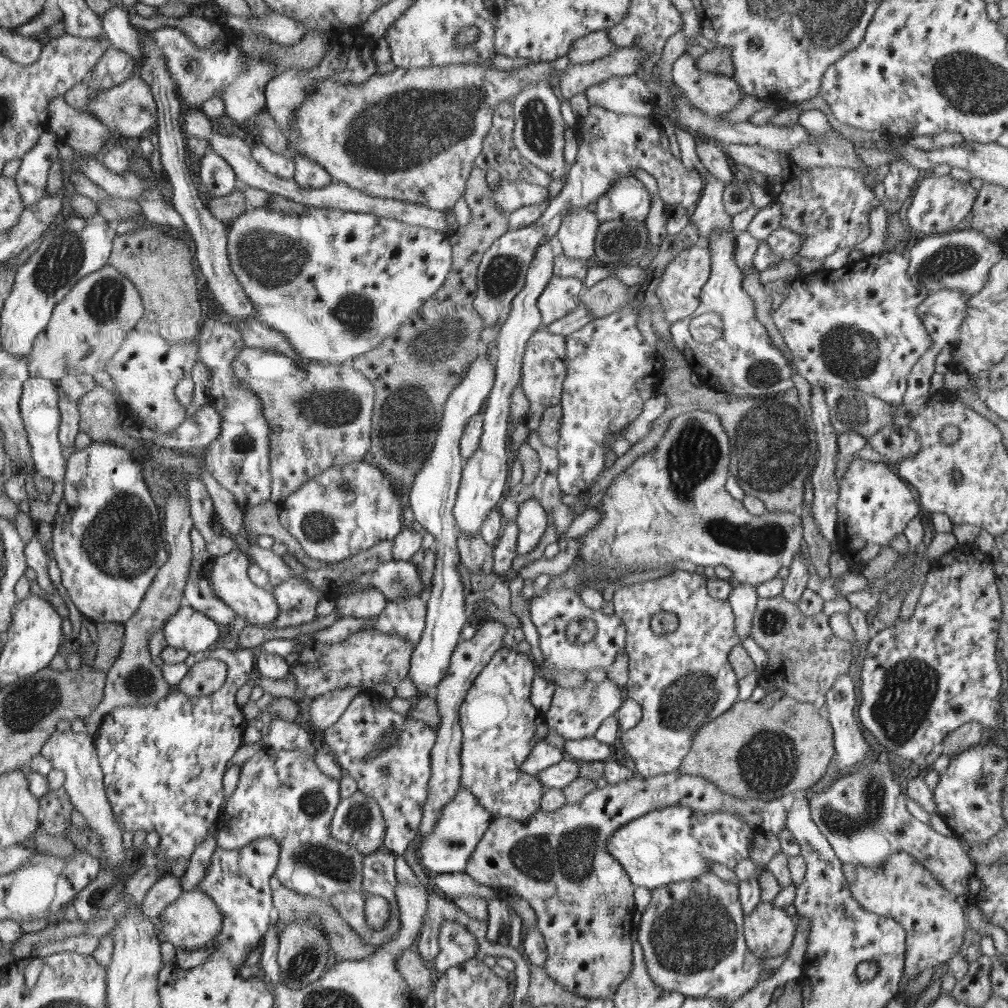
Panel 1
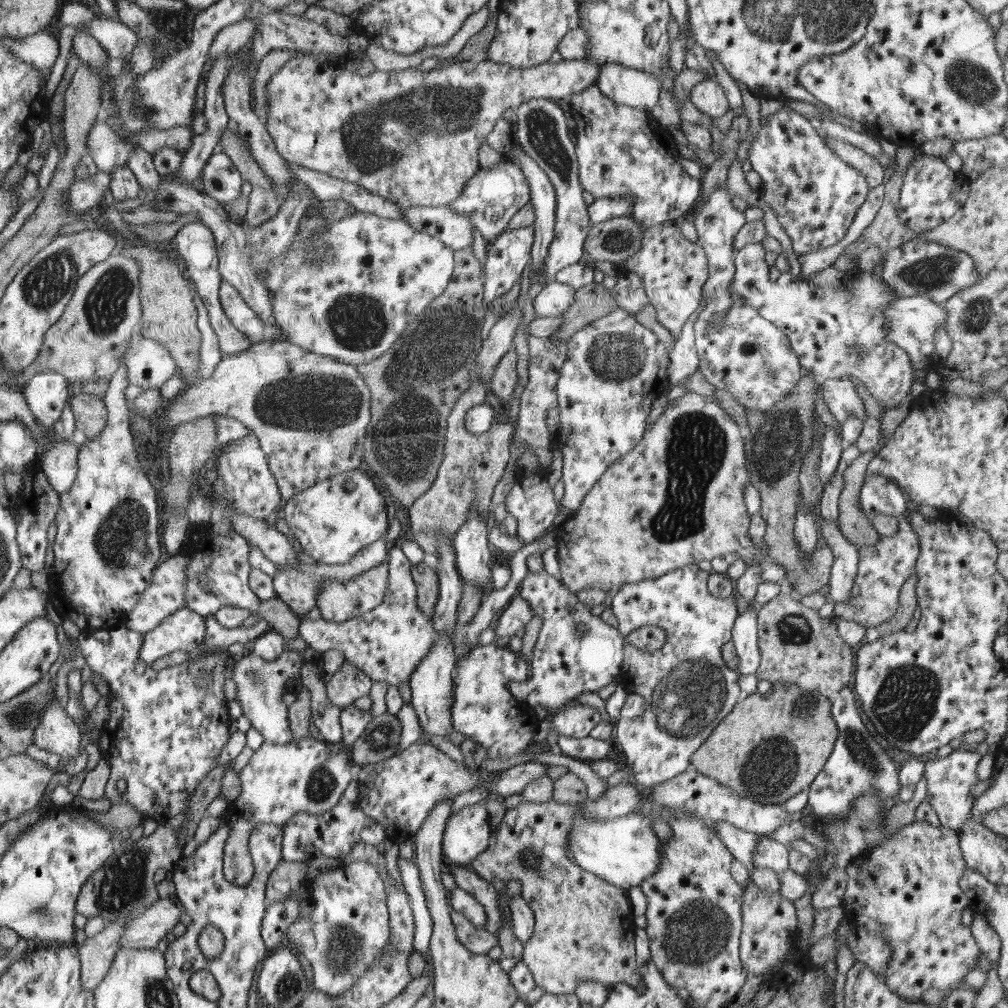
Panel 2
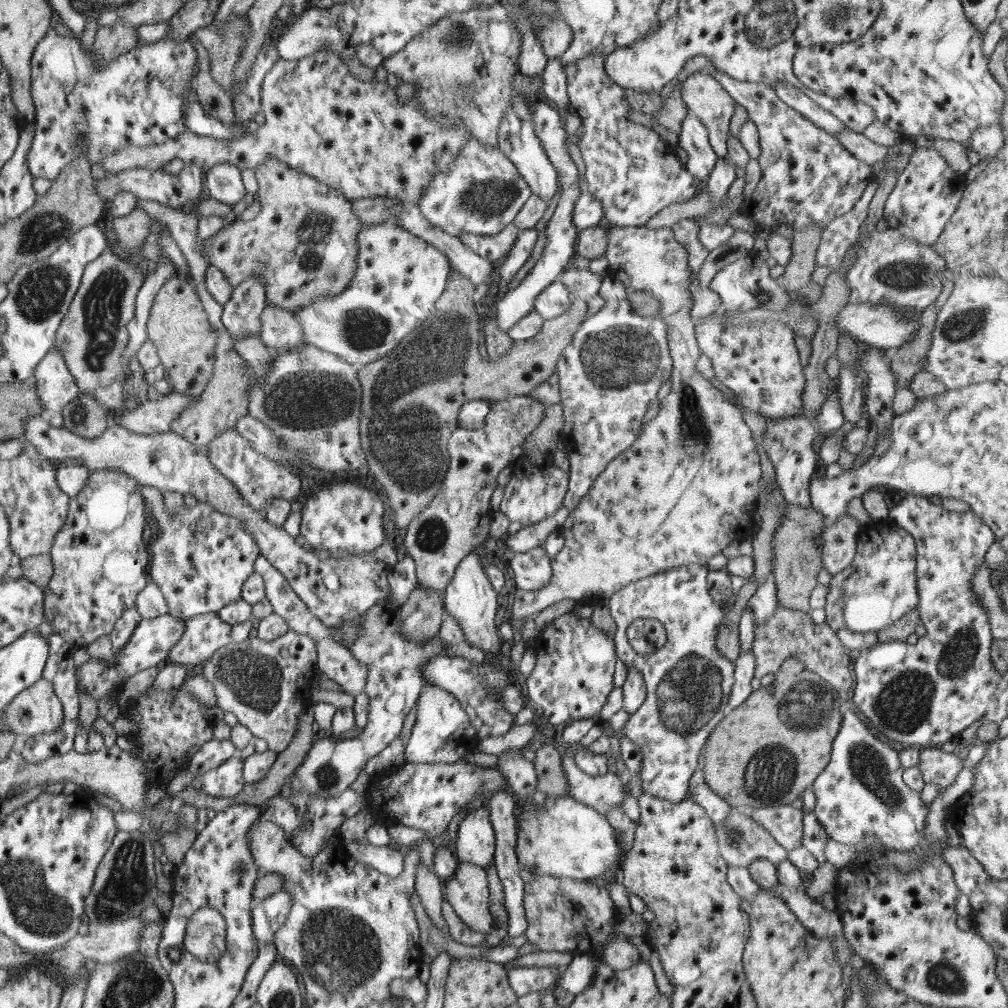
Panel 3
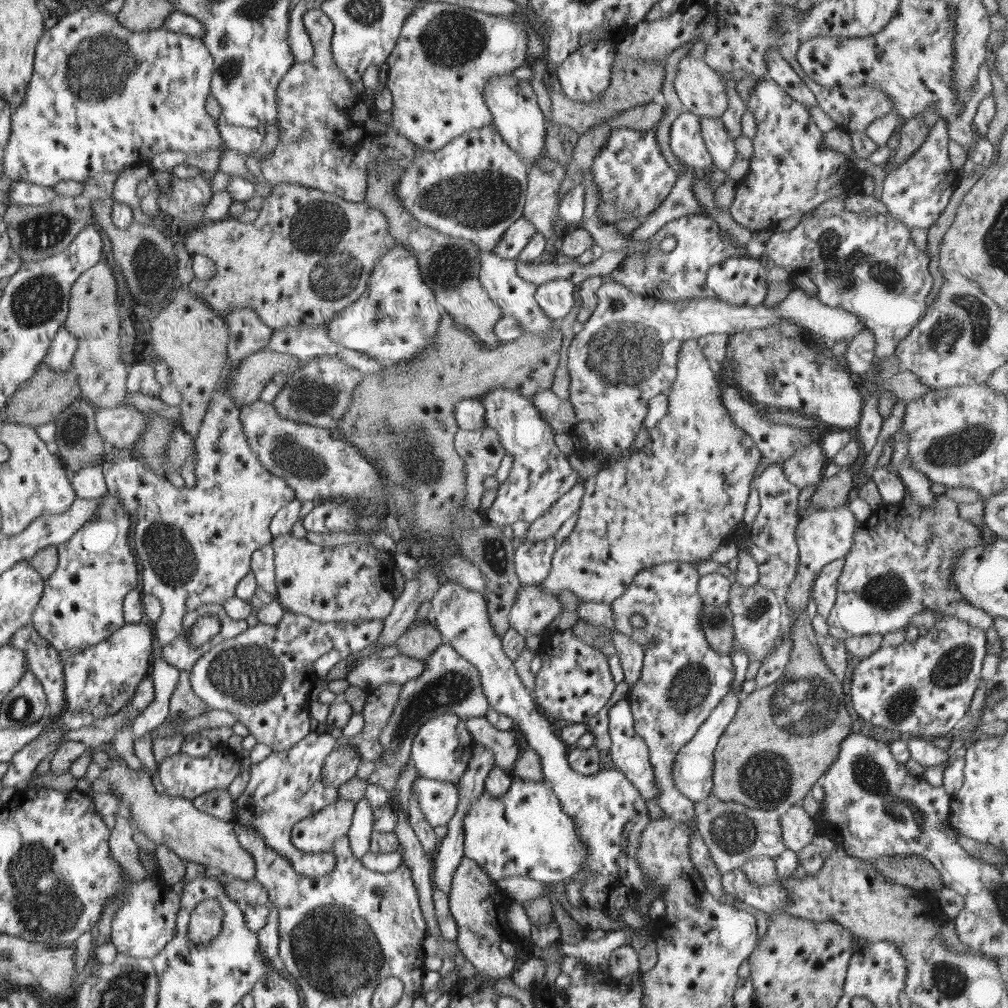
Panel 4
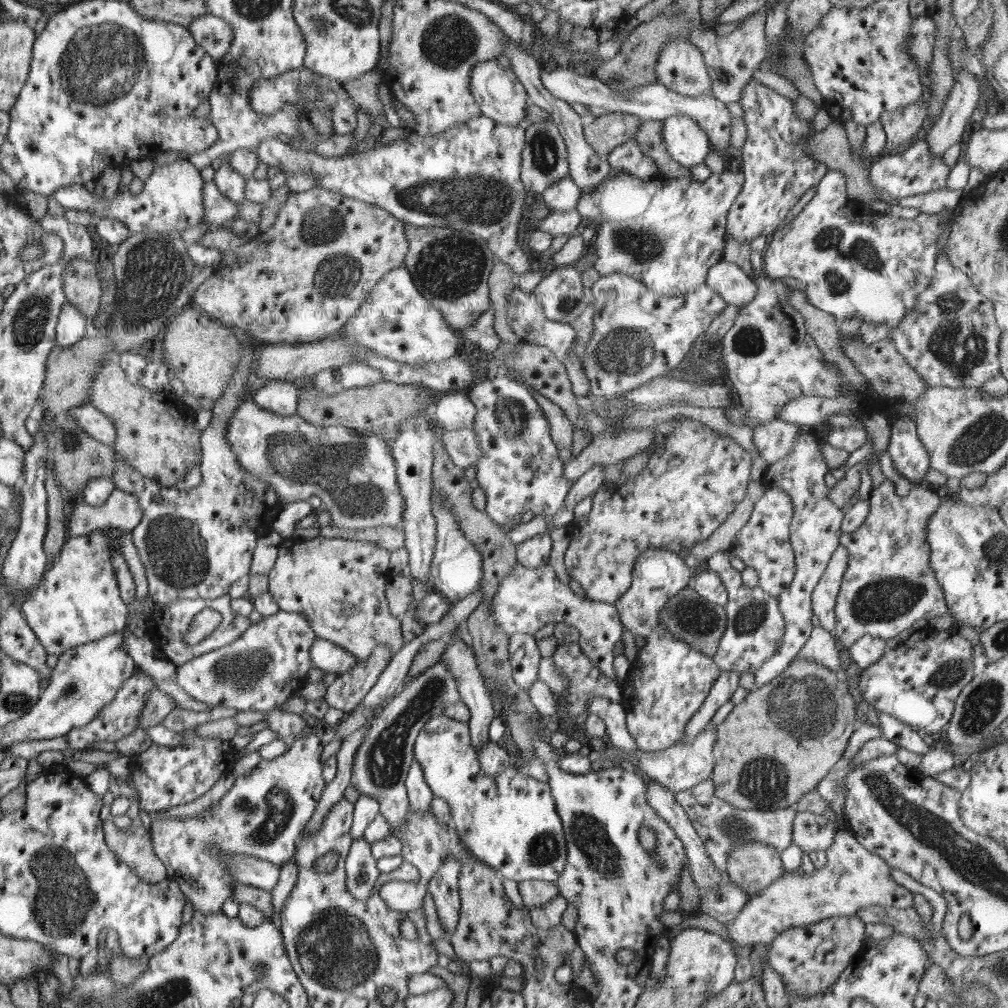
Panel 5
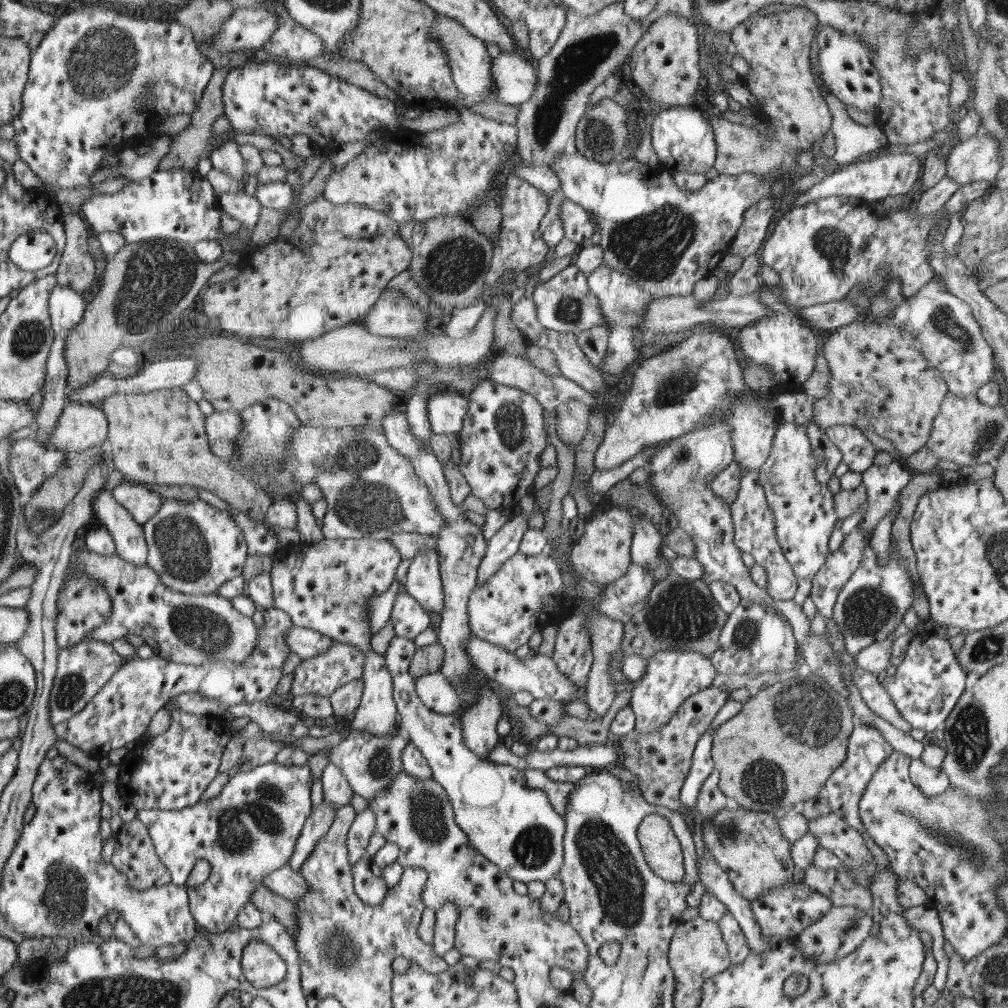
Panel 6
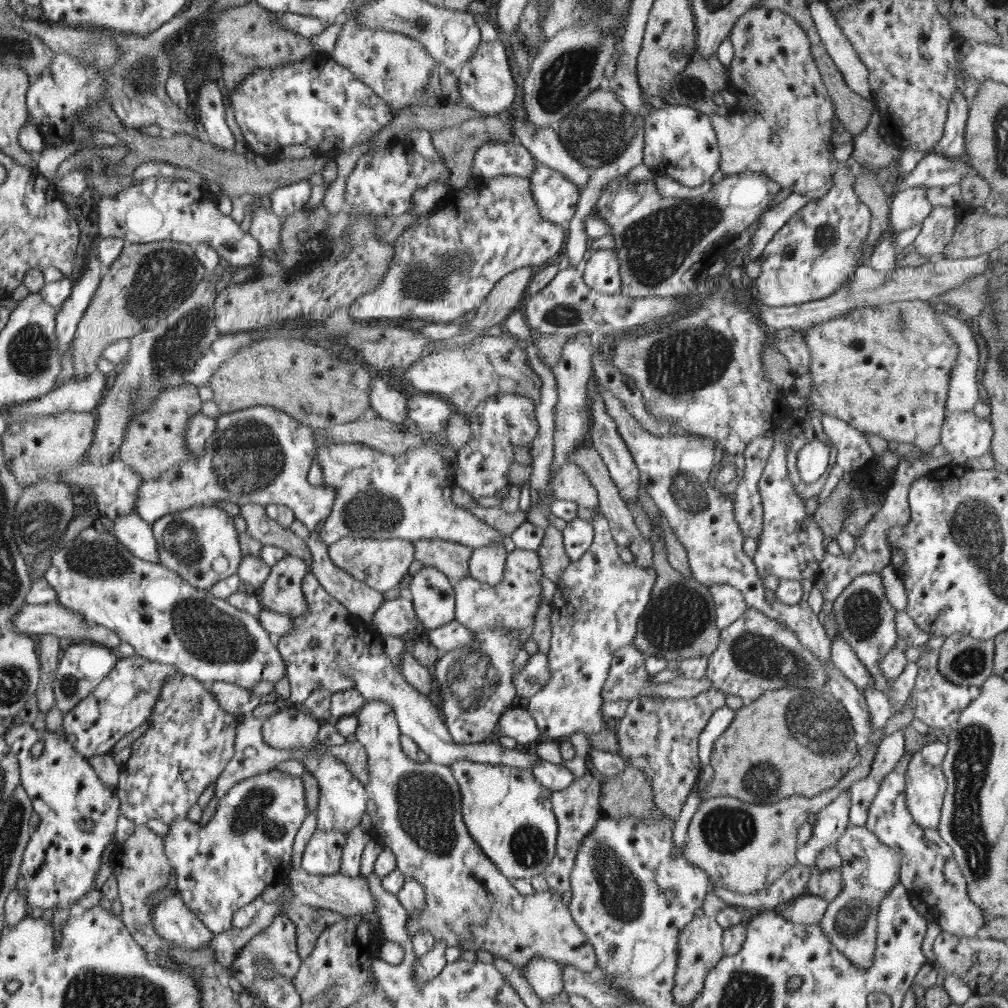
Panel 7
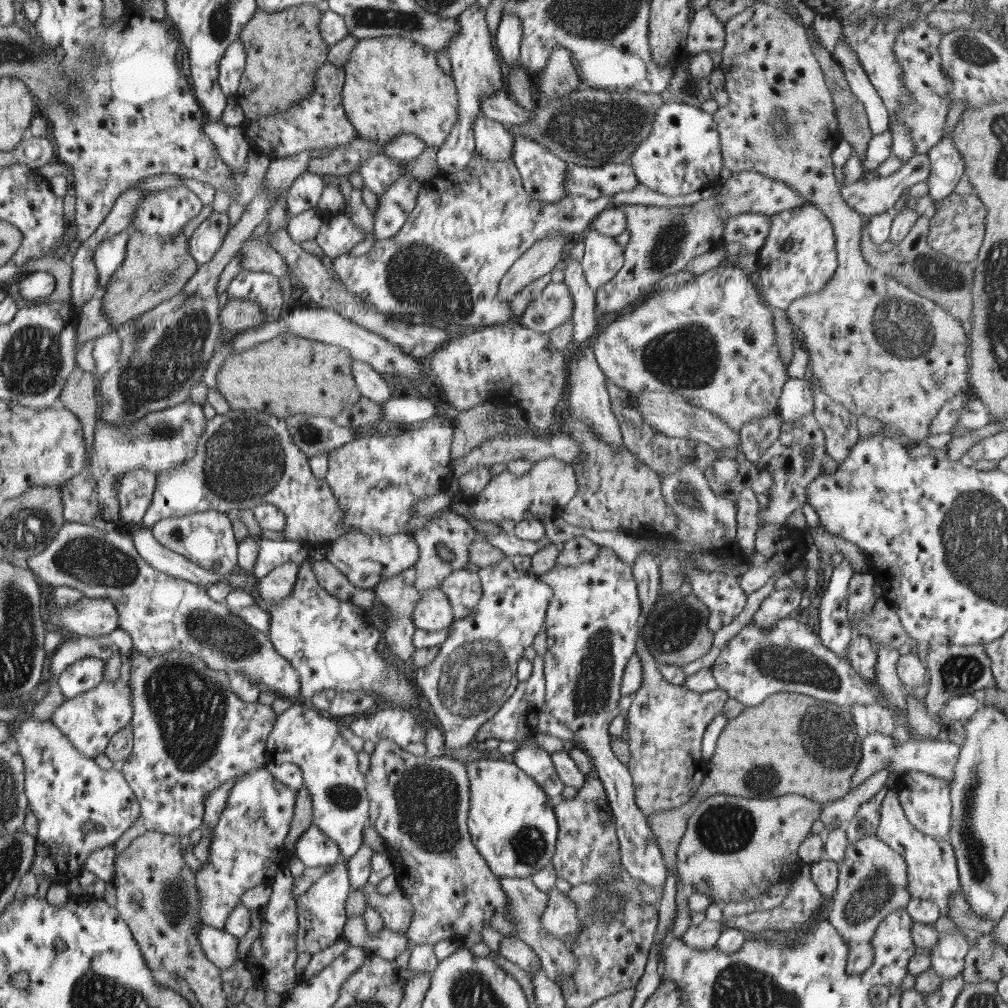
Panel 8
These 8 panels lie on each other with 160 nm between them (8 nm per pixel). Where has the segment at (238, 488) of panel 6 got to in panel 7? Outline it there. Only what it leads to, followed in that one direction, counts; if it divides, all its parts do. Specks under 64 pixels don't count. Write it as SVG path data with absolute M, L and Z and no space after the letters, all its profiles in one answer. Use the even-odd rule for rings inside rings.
M182 385L160 392L160 398L149 409L135 414L129 422L125 440L127 444L120 445L117 452L119 458L144 480L158 478L164 472L175 468L183 462L192 462L193 456L187 447L187 428L189 421L202 412L203 400L199 388L194 385ZM248 503L240 505L241 515L247 524L247 533L252 539L263 545L272 545L284 548L288 554L303 558L311 570L311 552L309 546L303 542L289 527L273 521L268 515L264 505Z

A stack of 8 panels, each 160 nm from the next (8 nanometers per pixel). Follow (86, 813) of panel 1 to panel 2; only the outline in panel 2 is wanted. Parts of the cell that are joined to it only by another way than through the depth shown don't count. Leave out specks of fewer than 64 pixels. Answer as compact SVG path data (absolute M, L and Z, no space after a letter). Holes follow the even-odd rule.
M56 697L51 698L36 727L34 746L71 761L80 754L81 742L82 733L76 722L68 717Z

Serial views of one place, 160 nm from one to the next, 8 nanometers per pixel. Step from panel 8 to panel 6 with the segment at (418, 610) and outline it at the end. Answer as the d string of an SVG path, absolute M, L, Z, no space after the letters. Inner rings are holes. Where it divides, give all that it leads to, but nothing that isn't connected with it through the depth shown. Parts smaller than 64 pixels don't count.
M432 549L418 551L412 558L404 586L405 592L416 599L428 612L441 616L444 591L437 553Z

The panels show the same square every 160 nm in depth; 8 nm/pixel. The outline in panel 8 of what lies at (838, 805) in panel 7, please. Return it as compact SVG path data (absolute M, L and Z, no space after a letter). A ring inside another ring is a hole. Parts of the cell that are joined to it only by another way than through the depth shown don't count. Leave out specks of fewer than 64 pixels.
M882 734L863 735L862 760L852 776L852 789L863 784L872 774L880 772L880 770L888 770L892 772L919 771L928 772L930 776L938 776L940 780L948 780L949 784L954 782L954 768L960 756L960 748L956 744L951 743L945 736L936 738L935 740L912 740L909 739L904 743L894 741L892 736Z

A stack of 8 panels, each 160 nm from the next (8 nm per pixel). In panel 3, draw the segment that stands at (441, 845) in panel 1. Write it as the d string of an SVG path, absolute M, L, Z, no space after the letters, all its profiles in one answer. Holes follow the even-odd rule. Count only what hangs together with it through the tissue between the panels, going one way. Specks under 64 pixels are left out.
M484 804L459 822L456 856L459 861L478 867L495 866L495 829L490 808L485 808Z

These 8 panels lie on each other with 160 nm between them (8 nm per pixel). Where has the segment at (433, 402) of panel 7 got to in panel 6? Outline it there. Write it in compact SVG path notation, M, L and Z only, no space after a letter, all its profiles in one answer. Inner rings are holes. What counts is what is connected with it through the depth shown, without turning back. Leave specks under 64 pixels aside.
M454 392L434 395L426 403L428 420L436 434L458 433L469 409L469 400Z

